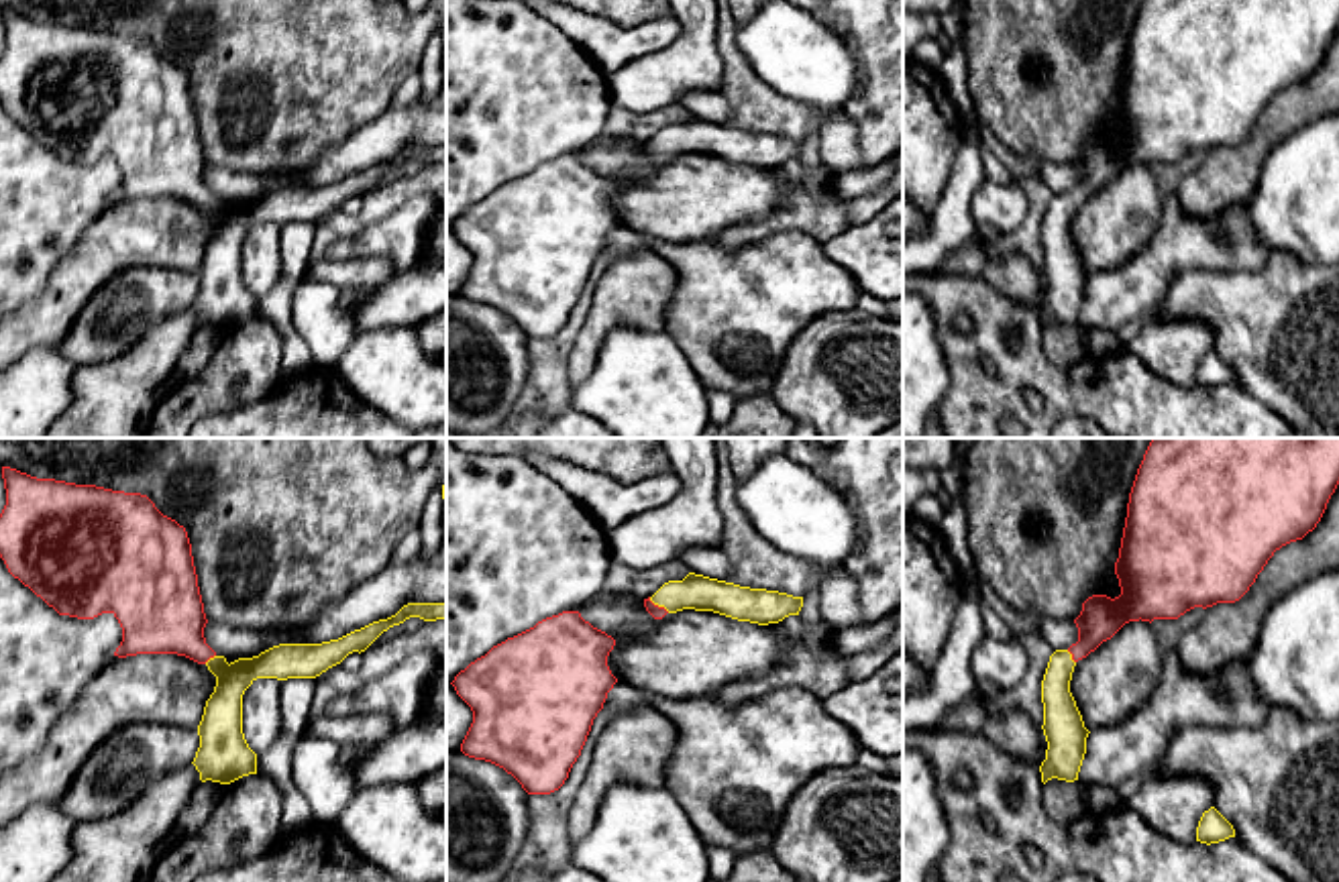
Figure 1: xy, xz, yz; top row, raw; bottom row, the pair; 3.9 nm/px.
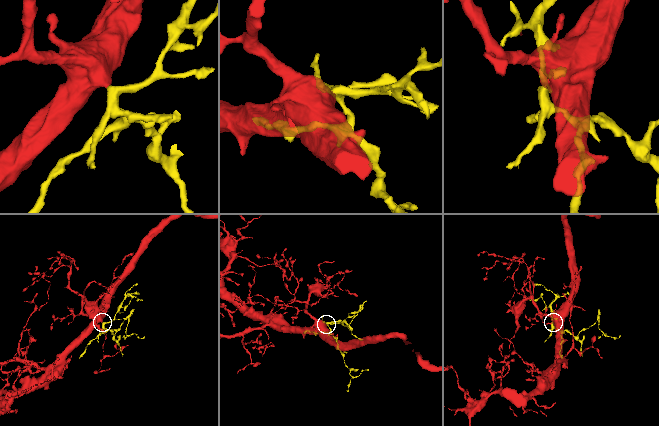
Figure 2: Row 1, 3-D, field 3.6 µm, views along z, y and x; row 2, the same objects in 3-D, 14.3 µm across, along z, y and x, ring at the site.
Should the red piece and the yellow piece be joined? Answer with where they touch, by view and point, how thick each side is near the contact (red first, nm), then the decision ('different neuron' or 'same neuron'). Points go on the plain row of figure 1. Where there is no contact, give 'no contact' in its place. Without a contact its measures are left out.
xz (657, 149) | 50/140 nm | same neuron

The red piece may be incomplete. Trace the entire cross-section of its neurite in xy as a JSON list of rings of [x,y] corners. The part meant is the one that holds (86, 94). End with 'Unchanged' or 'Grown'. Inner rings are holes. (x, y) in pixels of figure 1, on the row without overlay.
[[[2,10],[6,49],[0,57],[0,102],[8,116],[59,159],[94,163],[112,157],[122,171],[114,200],[177,198],[206,208],[216,230],[198,269],[194,310],[200,324],[230,328],[257,318],[257,297],[243,277],[243,238],[257,222],[316,222],[353,196],[365,196],[383,175],[410,161],[446,163],[446,147],[408,147],[395,159],[322,187],[279,187],[259,200],[226,206],[204,181],[208,167],[198,130],[192,88],[183,69],[163,59],[141,37],[37,22]]]. Grown

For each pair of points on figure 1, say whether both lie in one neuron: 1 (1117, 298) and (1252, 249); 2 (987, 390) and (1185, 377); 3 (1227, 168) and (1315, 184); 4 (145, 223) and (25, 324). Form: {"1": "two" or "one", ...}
{"1": "one", "2": "two", "3": "two", "4": "one"}

